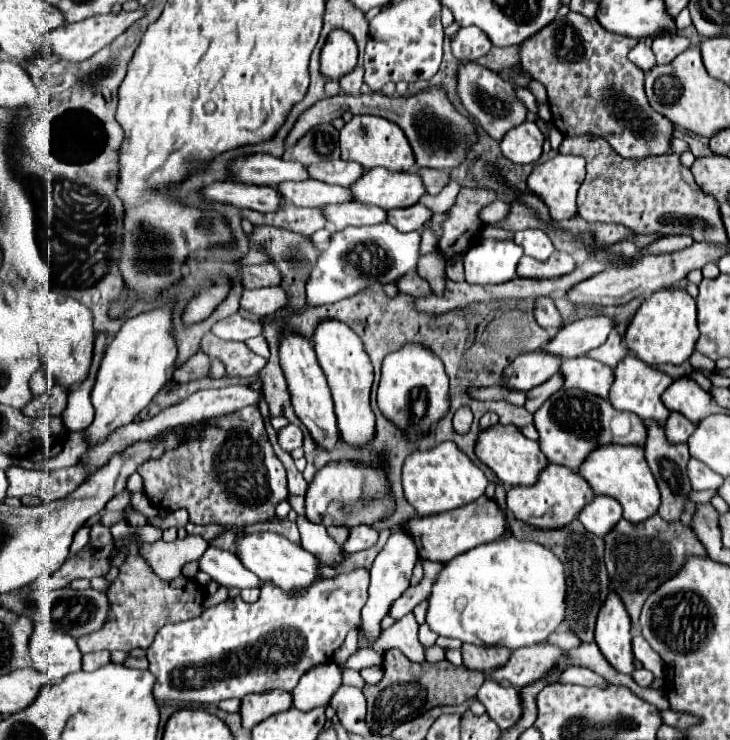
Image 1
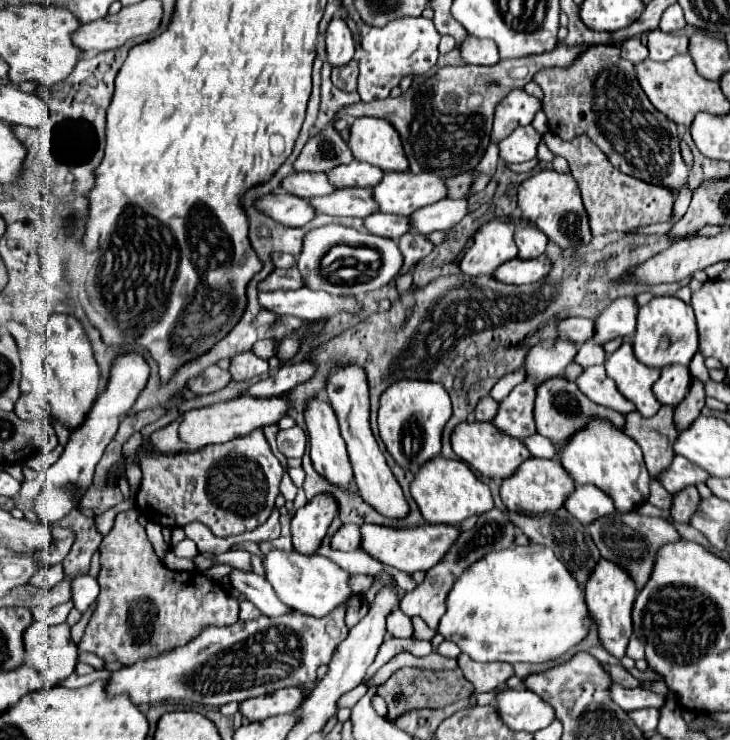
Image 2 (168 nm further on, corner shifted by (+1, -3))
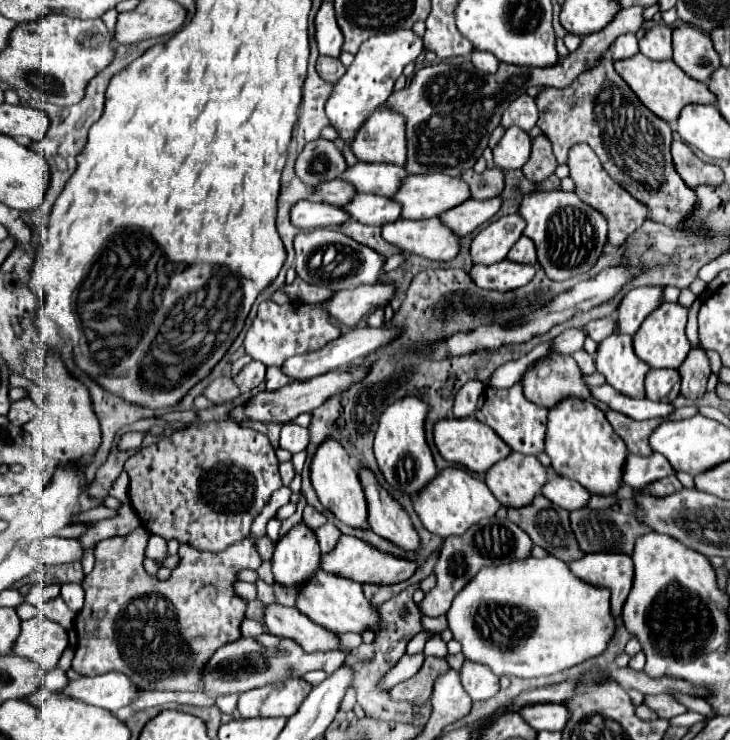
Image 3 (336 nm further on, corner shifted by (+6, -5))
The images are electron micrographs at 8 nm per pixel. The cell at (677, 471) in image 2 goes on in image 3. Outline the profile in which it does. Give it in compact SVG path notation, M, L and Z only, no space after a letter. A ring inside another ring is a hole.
M630 453L624 465L624 483L636 489L646 489L650 483L670 475L676 475L676 471L660 453L652 453L650 457L634 457Z

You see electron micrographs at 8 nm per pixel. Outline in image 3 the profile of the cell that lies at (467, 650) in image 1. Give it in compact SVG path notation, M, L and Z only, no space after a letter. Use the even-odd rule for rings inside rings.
M466 659L462 669L460 669L462 685L472 697L472 701L484 701L494 697L500 691L500 679L490 673L490 669Z

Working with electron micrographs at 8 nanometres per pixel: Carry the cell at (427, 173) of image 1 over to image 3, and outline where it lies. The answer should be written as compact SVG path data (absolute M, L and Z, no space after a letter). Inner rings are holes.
M498 167L486 169L480 175L470 169L470 171L466 171L462 175L462 181L468 183L472 199L478 199L478 201L496 197L502 191L502 187L504 187L504 175L502 175L502 171Z

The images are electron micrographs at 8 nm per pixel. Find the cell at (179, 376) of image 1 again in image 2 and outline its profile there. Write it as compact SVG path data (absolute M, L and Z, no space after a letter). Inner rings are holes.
M211 365L211 367L207 367L203 371L201 377L189 381L189 389L195 395L205 395L205 393L215 393L215 391L223 389L229 381L231 381L231 373L229 371L223 371L217 365Z

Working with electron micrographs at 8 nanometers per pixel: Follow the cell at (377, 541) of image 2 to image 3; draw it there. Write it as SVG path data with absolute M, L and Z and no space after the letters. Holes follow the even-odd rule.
M342 535L338 545L334 547L334 551L330 551L328 555L322 557L322 567L330 573L338 573L342 577L348 577L352 581L358 583L398 583L398 581L406 581L414 575L416 571L416 563L396 557L392 553L384 553L380 549L376 549L374 545L358 539L358 537L350 537L350 535Z

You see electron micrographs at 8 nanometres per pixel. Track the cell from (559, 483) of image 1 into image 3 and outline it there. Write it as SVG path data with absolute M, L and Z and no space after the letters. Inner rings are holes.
M510 453L510 457L506 457L498 465L492 465L492 469L488 469L488 473L486 473L488 489L504 507L530 505L534 501L534 497L542 493L542 487L548 481L550 481L550 471L534 455L522 455L522 453Z

